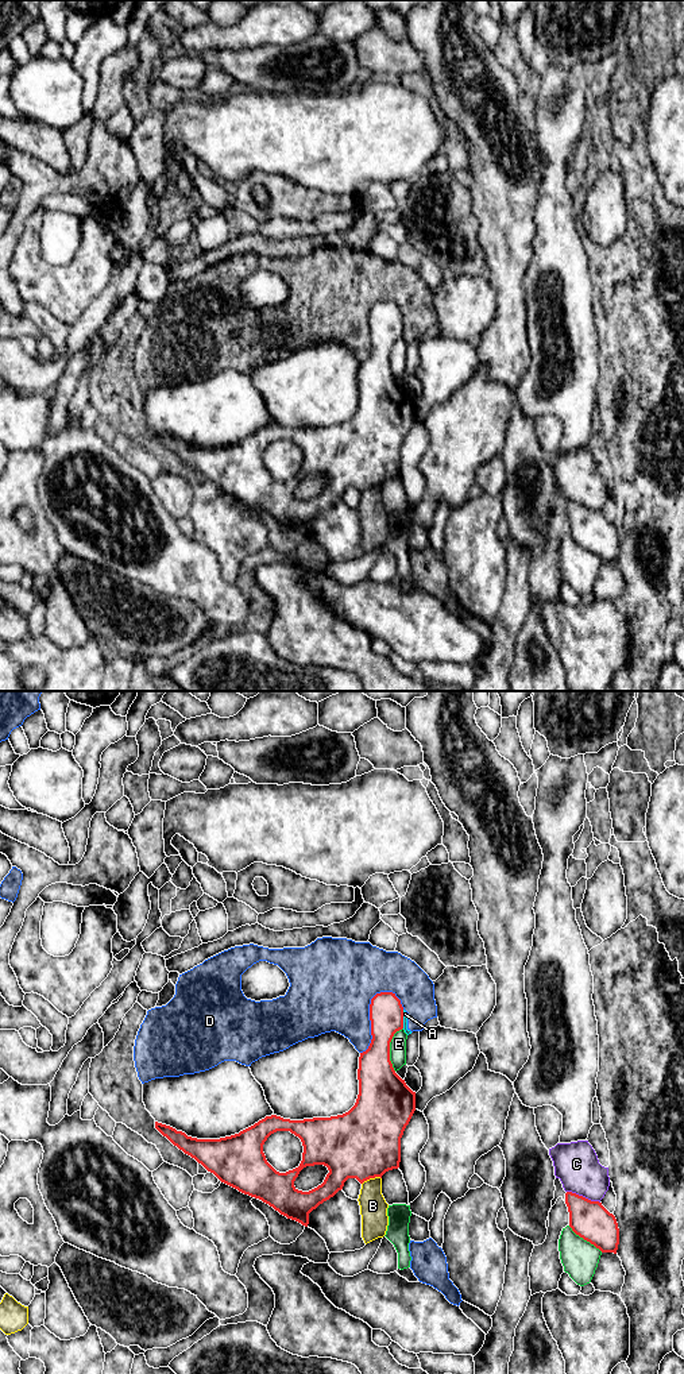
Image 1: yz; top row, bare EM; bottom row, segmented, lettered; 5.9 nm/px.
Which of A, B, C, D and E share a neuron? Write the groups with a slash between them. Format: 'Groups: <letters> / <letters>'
Groups: A D / B / C / E

